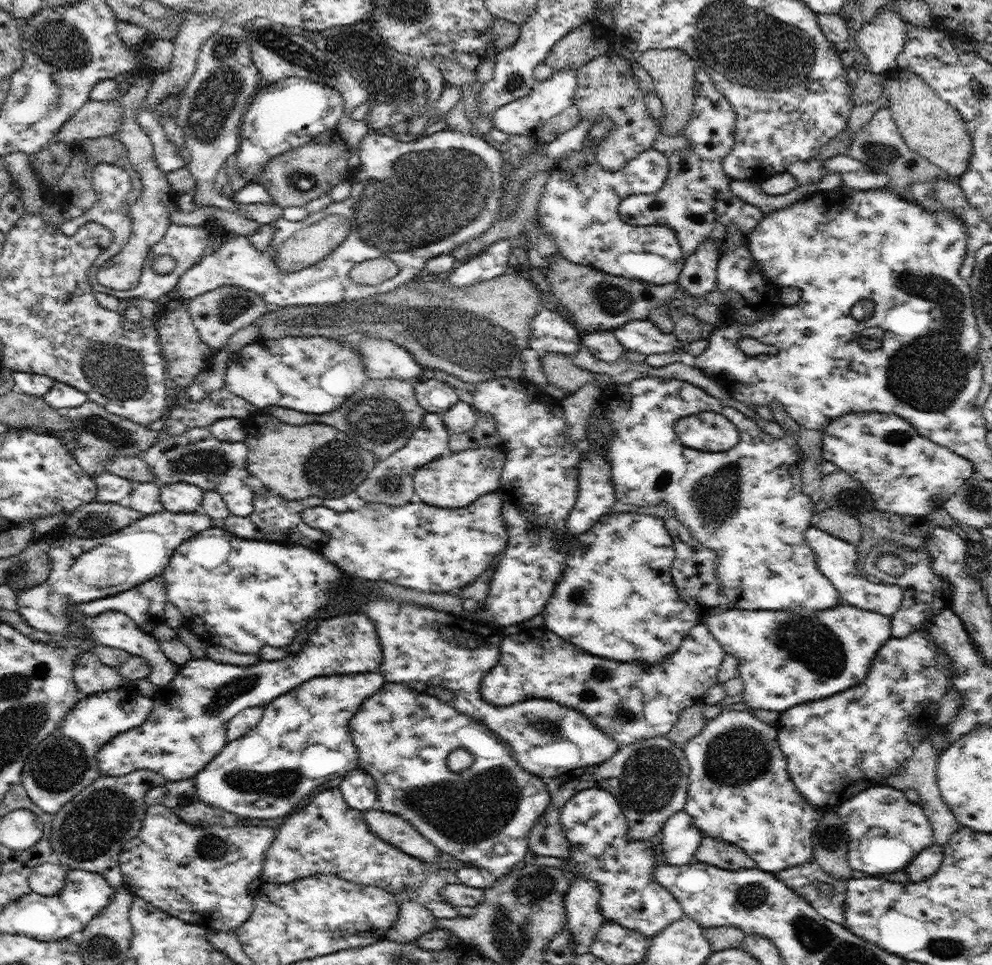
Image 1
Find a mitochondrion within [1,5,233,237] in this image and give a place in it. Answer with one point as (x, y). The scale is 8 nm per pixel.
(63, 47)

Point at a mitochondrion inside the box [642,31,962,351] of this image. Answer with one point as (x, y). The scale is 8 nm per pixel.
(882, 154)

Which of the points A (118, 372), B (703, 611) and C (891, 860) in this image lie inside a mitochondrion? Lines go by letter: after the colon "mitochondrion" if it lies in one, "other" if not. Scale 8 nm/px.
A: mitochondrion
B: other
C: other

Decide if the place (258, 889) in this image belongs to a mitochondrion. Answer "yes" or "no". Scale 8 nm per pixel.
no

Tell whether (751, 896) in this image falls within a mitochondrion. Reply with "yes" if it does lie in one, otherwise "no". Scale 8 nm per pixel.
yes

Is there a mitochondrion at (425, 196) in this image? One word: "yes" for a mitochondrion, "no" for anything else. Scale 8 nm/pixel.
yes

